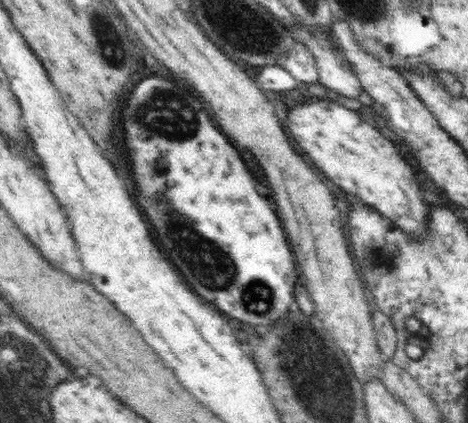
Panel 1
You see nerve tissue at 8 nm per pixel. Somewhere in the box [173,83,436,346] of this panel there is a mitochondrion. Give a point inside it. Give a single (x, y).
(258, 299)

